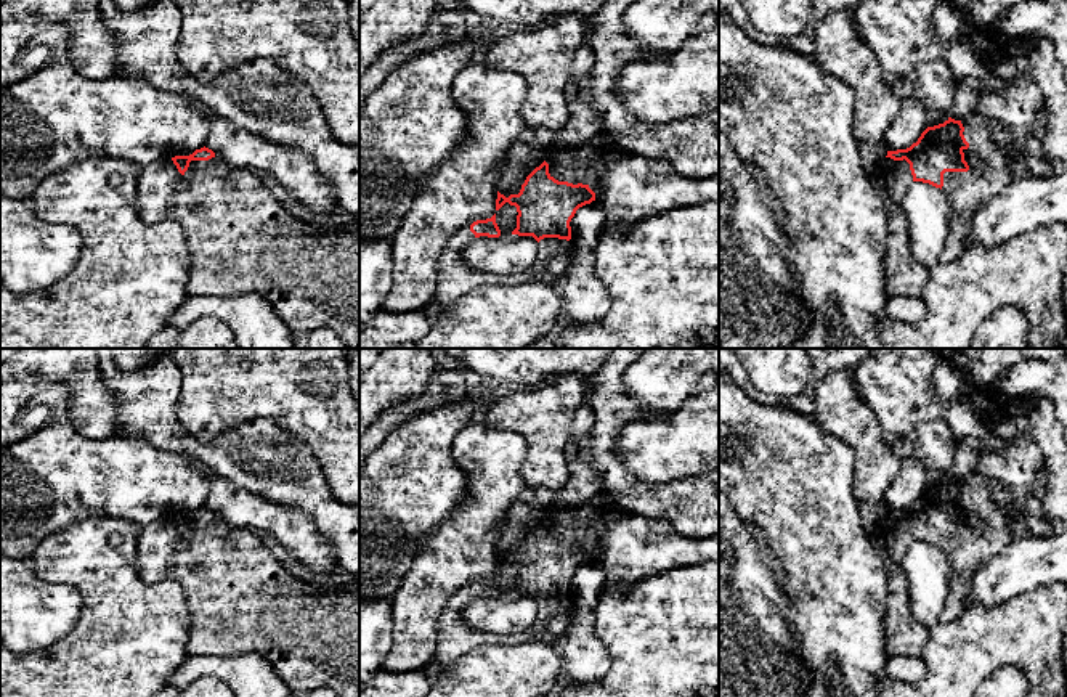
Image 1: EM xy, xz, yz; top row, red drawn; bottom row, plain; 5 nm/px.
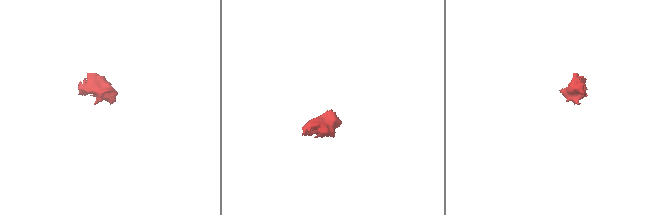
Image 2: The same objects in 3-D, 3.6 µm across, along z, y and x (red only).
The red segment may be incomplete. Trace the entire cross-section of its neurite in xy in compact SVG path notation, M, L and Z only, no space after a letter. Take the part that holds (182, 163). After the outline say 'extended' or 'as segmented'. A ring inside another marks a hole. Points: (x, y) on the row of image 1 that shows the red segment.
M205 146L172 161L183 175L183 188L168 218L185 231L189 252L188 296L258 294L284 321L295 348L310 348L308 336L319 328L334 331L347 348L359 348L359 220L340 230L318 230L290 215L254 170L229 165Z; extended

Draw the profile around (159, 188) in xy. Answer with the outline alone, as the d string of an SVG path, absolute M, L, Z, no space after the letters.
M172 157L141 167L136 207L146 223L160 223L181 198L183 175Z

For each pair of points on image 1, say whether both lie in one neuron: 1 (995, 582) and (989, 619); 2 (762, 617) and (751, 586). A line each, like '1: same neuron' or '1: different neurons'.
1: different neurons
2: same neuron

